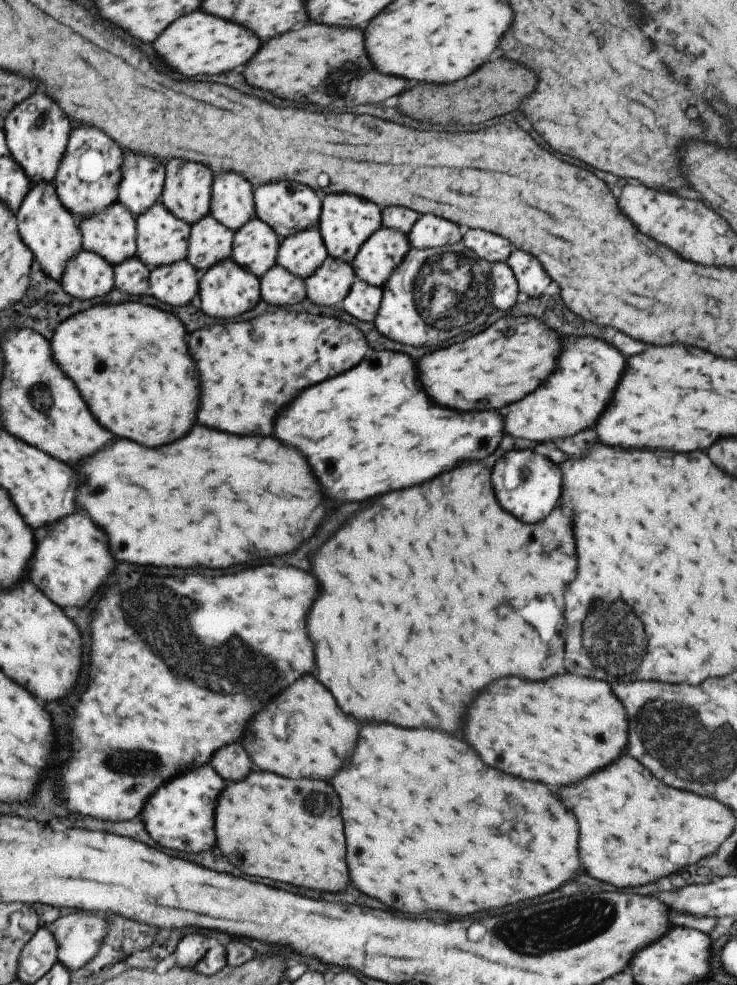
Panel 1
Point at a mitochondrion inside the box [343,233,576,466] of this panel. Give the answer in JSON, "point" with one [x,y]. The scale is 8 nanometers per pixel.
{"point":[462,283]}

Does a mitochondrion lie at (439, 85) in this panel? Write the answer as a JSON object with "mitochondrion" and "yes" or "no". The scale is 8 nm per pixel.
{"mitochondrion":"no"}

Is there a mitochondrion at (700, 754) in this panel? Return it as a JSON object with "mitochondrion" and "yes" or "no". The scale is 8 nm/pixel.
{"mitochondrion":"yes"}

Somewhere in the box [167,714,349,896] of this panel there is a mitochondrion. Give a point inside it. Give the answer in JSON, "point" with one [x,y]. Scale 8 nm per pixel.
{"point":[321,804]}

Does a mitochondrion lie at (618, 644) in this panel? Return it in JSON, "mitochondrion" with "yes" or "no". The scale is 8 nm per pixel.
{"mitochondrion":"yes"}

